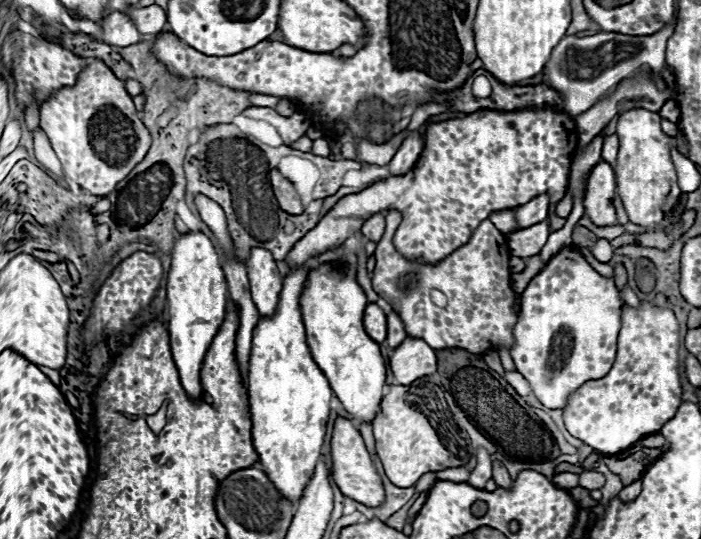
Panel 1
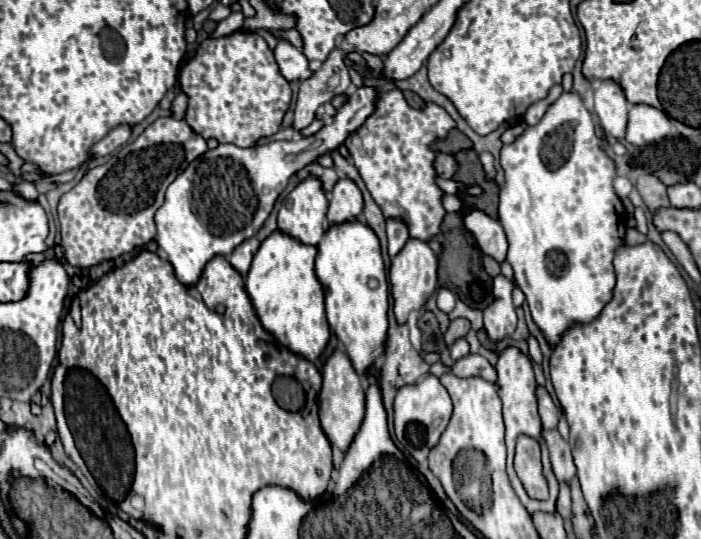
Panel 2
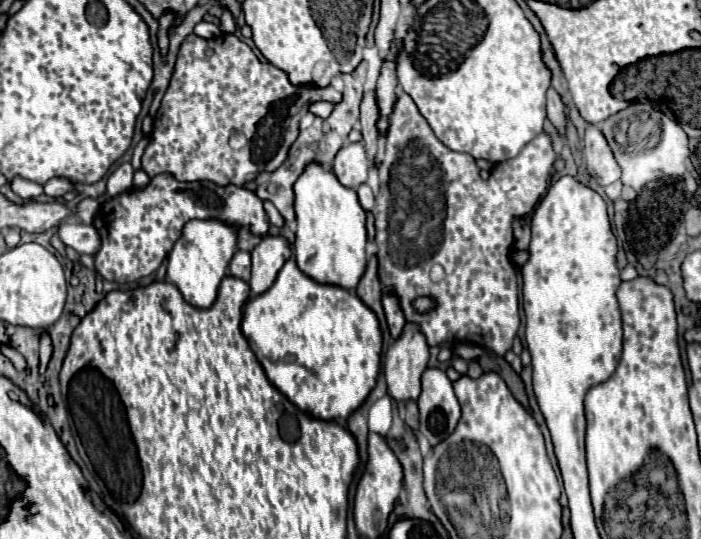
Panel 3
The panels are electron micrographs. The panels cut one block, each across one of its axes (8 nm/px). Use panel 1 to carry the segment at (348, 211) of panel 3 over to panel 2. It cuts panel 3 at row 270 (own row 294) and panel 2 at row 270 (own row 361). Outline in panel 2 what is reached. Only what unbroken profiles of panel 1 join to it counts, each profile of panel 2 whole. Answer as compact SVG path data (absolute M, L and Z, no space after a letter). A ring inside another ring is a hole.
M350 220L330 226L316 248L316 278L326 288L328 324L344 344L358 374L366 374L384 350L388 330L388 284L378 236L362 220Z

